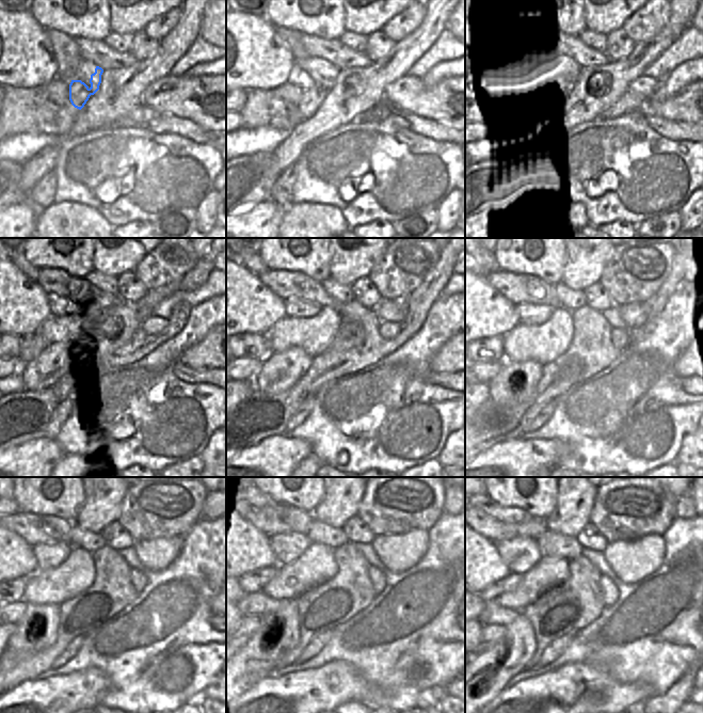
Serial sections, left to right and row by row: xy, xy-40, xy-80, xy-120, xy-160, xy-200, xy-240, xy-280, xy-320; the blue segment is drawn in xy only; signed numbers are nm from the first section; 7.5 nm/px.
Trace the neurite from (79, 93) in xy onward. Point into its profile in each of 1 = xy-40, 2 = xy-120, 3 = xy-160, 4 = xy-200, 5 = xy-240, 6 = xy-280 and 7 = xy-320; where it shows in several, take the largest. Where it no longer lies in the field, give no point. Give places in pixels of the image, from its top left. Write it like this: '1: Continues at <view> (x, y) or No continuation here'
1: Continues at xy-40 (314, 95)
2: Continues at xy-120 (41, 374)
3: Continues at xy-160 (278, 373)
4: Continues at xy-200 (516, 381)
5: Continues at xy-240 (36, 630)
6: Continues at xy-280 (277, 633)
7: Continues at xy-320 (488, 672)

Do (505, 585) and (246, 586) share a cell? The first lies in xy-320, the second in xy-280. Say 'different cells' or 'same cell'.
same cell

